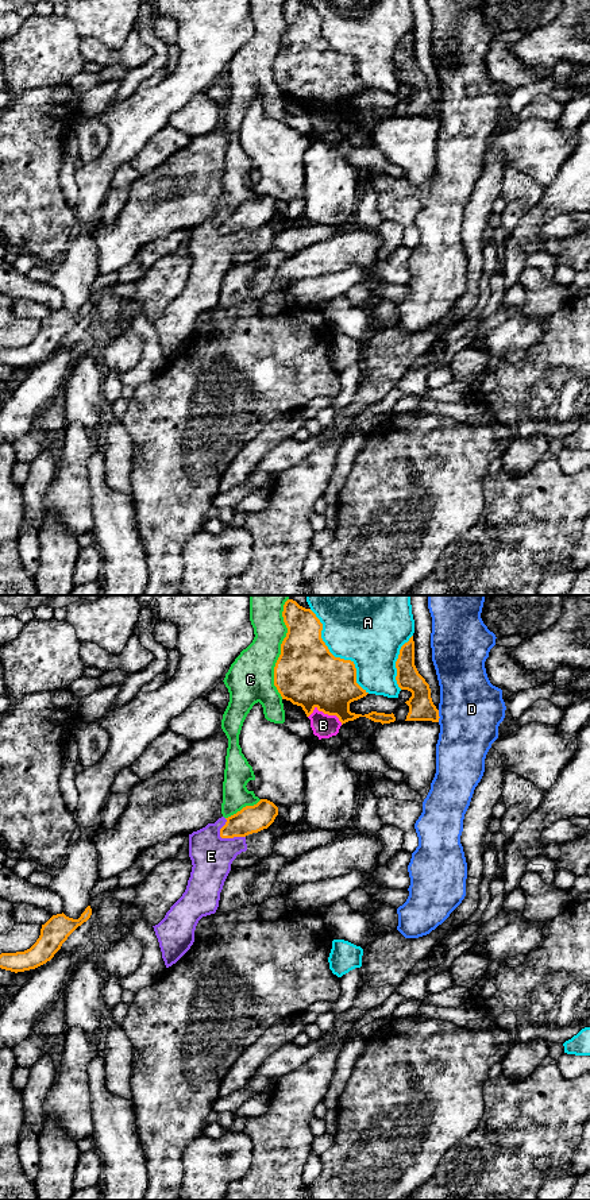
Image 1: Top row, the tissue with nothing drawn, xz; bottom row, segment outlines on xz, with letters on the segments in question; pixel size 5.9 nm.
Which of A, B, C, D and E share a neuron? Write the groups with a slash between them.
A / B / C E / D

